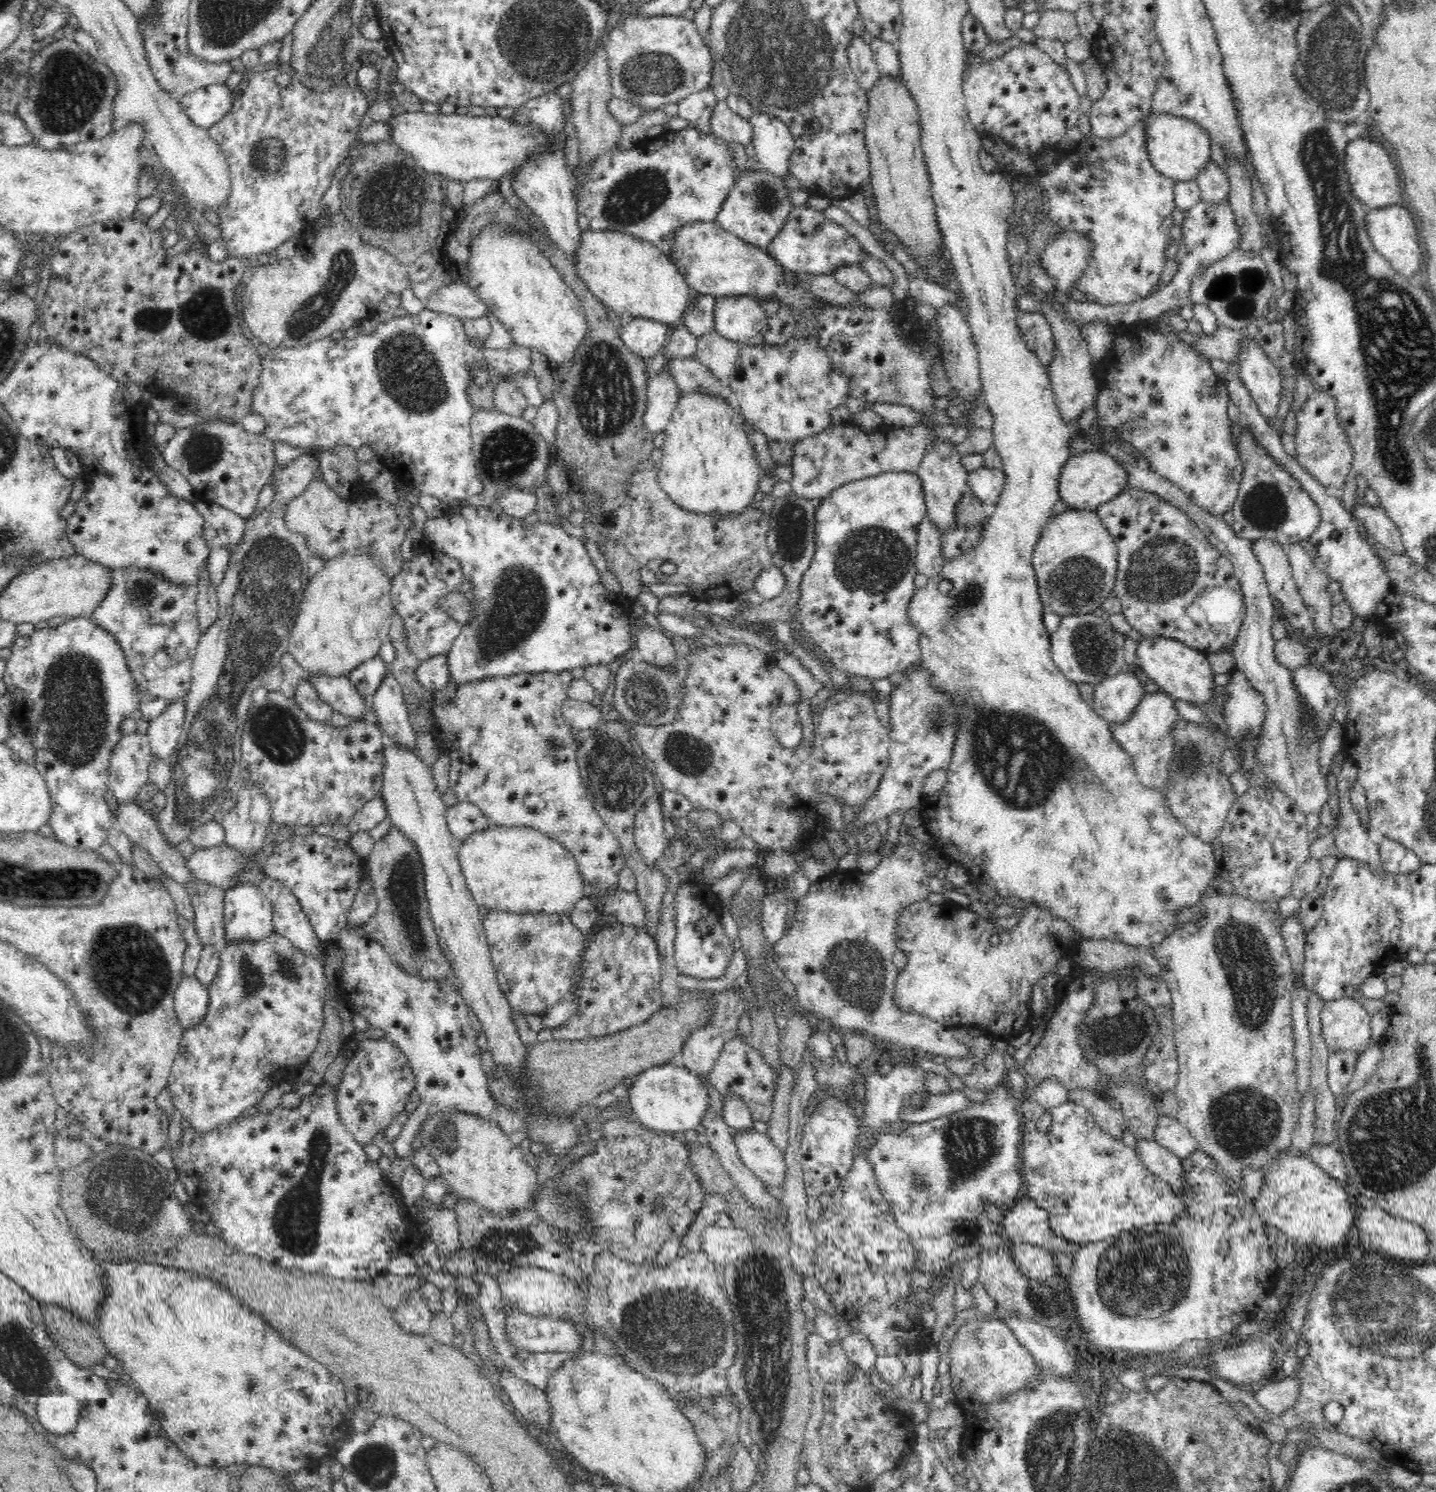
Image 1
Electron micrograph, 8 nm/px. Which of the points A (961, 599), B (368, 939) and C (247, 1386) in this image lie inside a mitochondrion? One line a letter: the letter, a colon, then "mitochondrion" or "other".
A: mitochondrion
B: other
C: mitochondrion

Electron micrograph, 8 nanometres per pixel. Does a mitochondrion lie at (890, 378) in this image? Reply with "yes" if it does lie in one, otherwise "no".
yes

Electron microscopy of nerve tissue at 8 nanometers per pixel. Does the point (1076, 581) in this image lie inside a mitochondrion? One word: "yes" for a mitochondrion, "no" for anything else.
yes

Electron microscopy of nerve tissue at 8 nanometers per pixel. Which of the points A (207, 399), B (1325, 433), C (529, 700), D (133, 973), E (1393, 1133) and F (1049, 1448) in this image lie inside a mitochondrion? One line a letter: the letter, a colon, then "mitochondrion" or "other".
A: other
B: mitochondrion
C: other
D: mitochondrion
E: mitochondrion
F: mitochondrion

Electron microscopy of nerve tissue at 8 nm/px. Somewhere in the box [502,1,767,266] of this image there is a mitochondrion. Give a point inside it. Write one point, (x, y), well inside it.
(653, 74)

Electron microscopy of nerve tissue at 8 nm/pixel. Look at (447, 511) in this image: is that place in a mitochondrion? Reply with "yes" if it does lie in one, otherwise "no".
no

